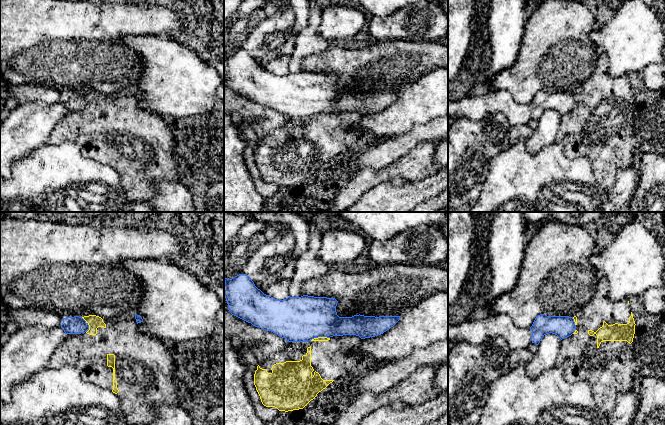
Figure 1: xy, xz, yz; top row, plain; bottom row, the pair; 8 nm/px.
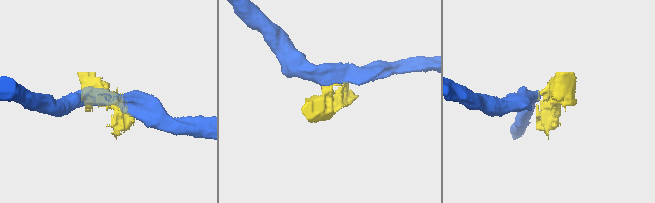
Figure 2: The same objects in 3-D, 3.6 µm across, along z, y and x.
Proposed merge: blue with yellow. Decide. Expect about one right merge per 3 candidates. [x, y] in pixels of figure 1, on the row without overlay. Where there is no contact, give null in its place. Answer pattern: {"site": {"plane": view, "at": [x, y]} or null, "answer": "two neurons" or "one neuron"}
{"site": {"plane": "xz", "at": [319, 112]}, "answer": "two neurons"}

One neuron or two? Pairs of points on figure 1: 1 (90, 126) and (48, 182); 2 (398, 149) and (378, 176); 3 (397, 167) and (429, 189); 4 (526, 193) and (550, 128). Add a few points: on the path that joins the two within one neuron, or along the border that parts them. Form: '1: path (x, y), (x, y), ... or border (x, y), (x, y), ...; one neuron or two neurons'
1: border (53, 144), (72, 141), (85, 156), (94, 160); two neurons
2: border (406, 153), (381, 168), (363, 168); two neurons
3: border (437, 170), (413, 181), (398, 177), (393, 179); two neurons
4: border (554, 142), (535, 153), (530, 153), (525, 148); two neurons

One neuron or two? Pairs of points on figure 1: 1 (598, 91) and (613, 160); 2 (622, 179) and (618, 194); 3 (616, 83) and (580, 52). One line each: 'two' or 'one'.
1: one
2: one
3: two

